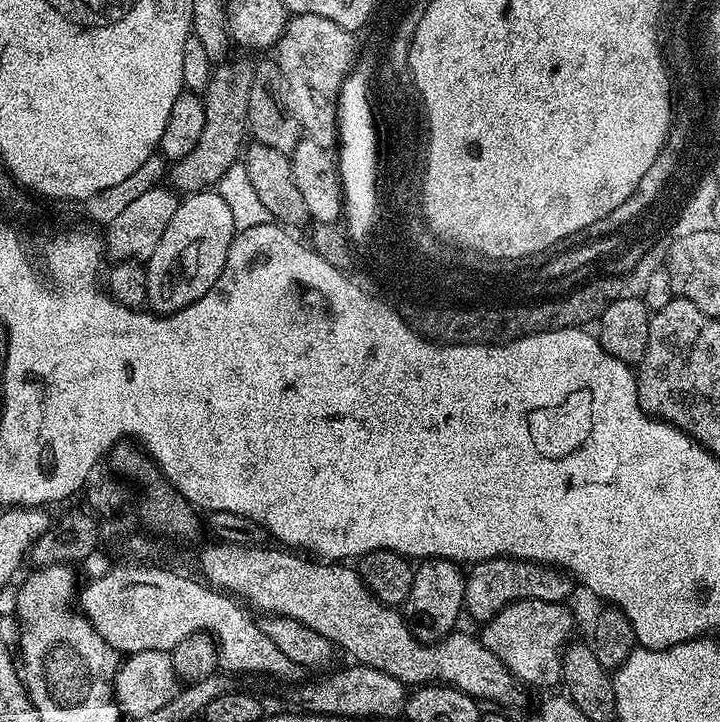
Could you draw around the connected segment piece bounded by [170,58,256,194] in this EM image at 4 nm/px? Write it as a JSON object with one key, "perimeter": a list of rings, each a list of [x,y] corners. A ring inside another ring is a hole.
{"perimeter":[[[225,58],[213,67],[208,87],[202,93],[204,109],[208,111],[206,130],[198,138],[198,146],[186,154],[186,158],[171,165],[171,187],[180,194],[202,192],[216,186],[230,166],[241,159],[246,144],[248,130],[248,103],[250,102],[250,82],[256,73],[253,61]]]}

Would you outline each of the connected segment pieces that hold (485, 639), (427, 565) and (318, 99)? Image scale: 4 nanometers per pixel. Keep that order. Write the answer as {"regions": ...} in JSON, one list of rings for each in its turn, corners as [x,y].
{"regions":[[[[516,600],[513,604],[507,604],[494,619],[487,621],[483,625],[484,628],[481,632],[478,632],[478,638],[486,646],[486,650],[490,650],[490,654],[494,654],[502,662],[502,666],[506,666],[506,670],[511,673],[512,676],[515,676],[517,681],[521,685],[527,686],[527,684],[533,684],[536,688],[548,688],[544,690],[552,690],[552,688],[561,683],[563,674],[564,674],[564,649],[568,647],[570,641],[573,639],[572,636],[572,627],[575,626],[576,620],[572,617],[572,612],[568,609],[569,605],[567,603],[563,604],[551,604],[550,602],[542,602],[541,600]]],[[[425,560],[415,565],[410,594],[402,612],[409,625],[415,629],[416,639],[424,644],[437,644],[459,625],[456,623],[460,620],[460,612],[462,616],[465,611],[465,579],[465,569],[454,560]]],[[[318,14],[293,15],[289,19],[282,38],[274,49],[274,59],[280,68],[282,81],[282,103],[289,116],[300,123],[300,131],[307,139],[318,142],[318,146],[332,150],[337,147],[340,126],[338,109],[344,82],[349,77],[353,61],[357,59],[358,49],[352,41],[352,33],[342,26],[330,22],[330,18],[318,18]]]]}

